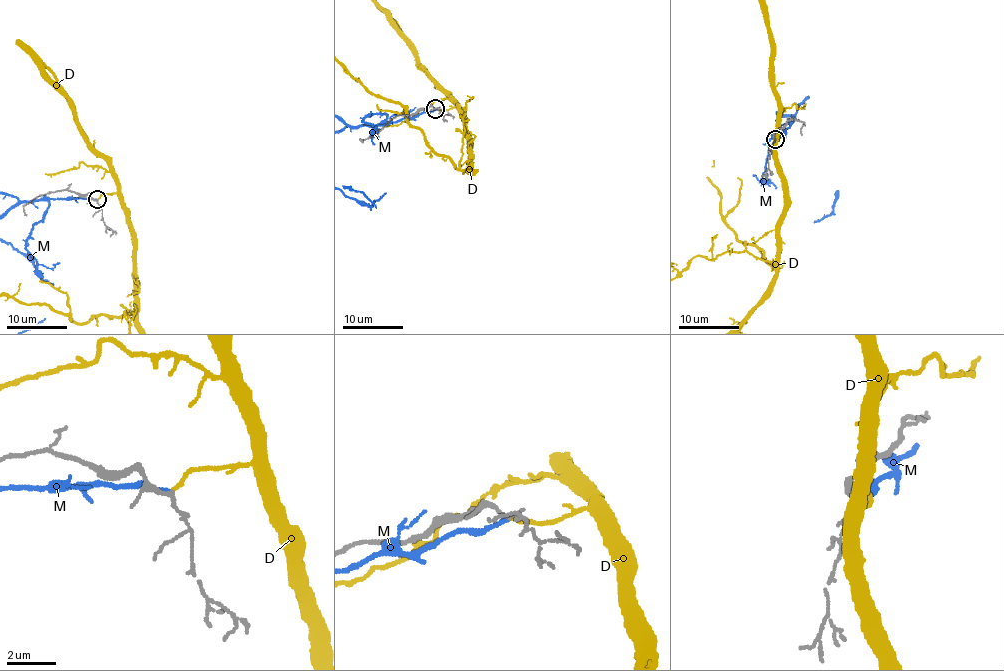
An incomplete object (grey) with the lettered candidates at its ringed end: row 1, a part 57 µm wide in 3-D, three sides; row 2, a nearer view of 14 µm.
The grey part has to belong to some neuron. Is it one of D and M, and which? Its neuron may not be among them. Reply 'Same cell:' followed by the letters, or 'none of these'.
Same cell: D

